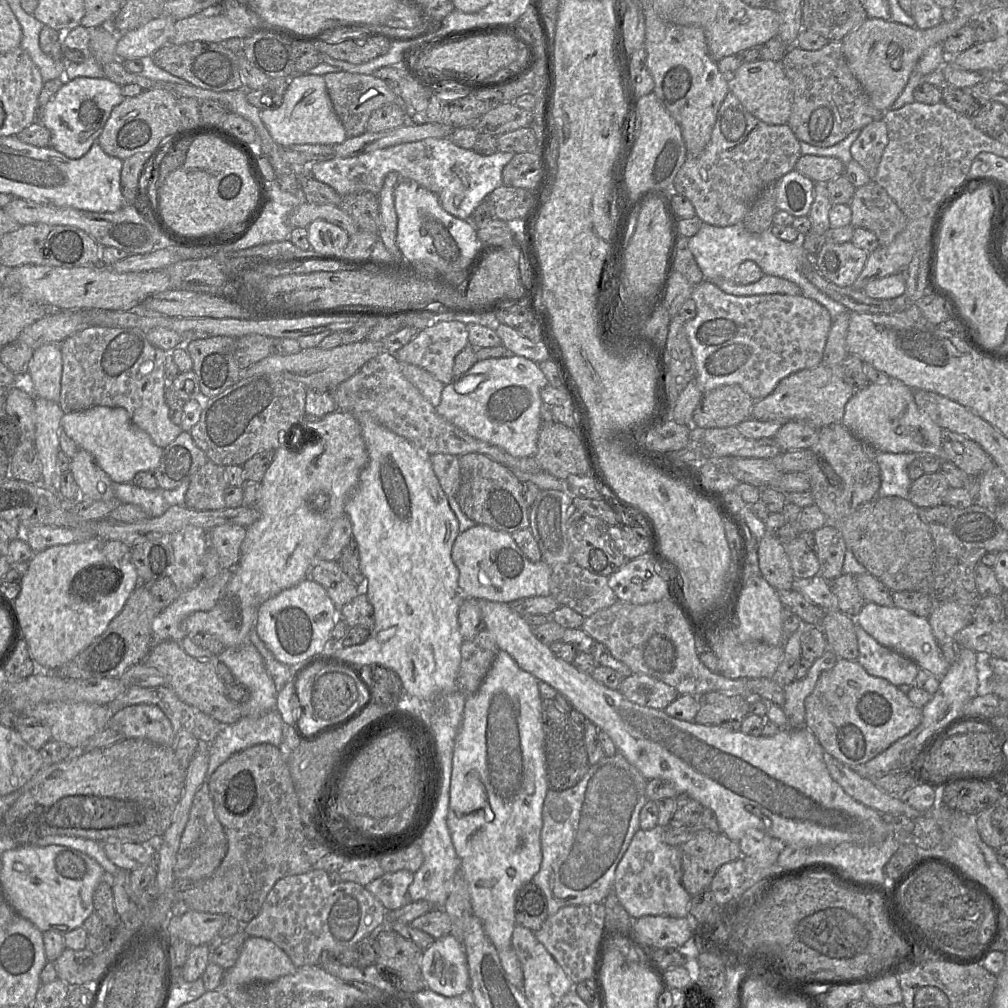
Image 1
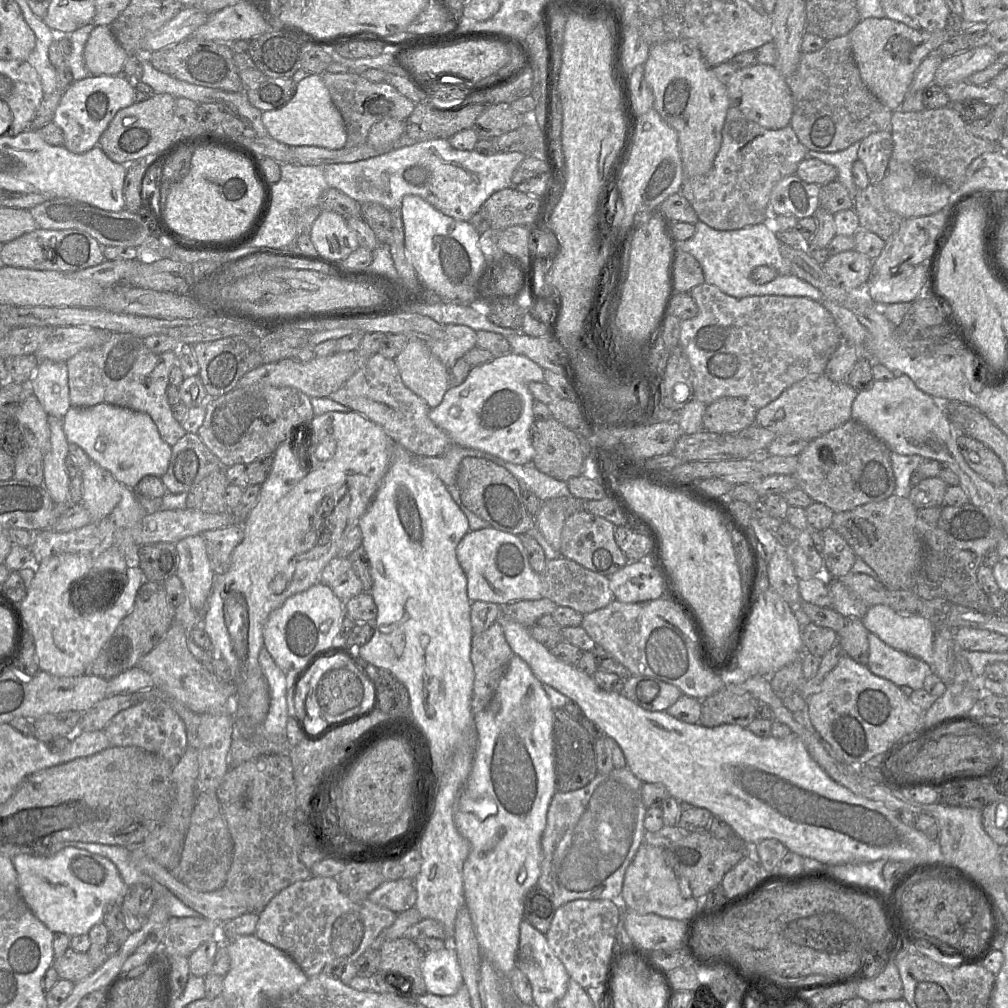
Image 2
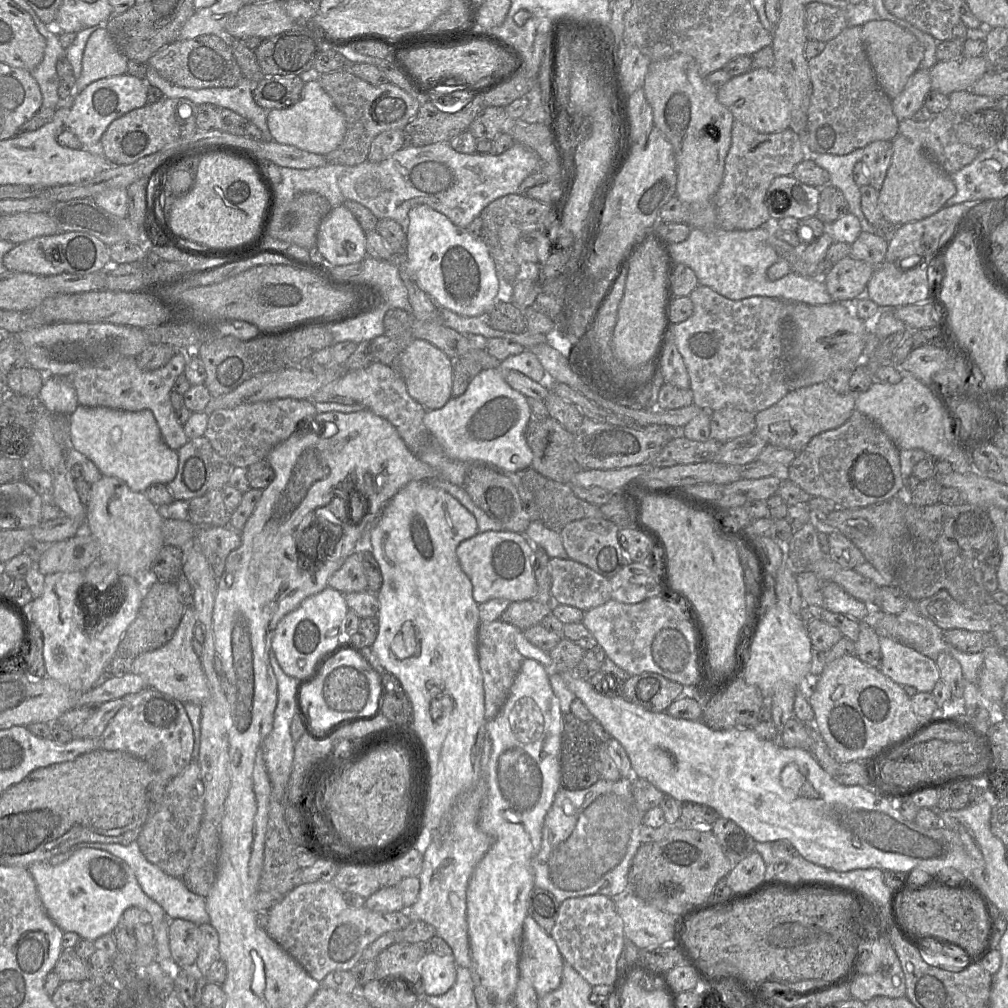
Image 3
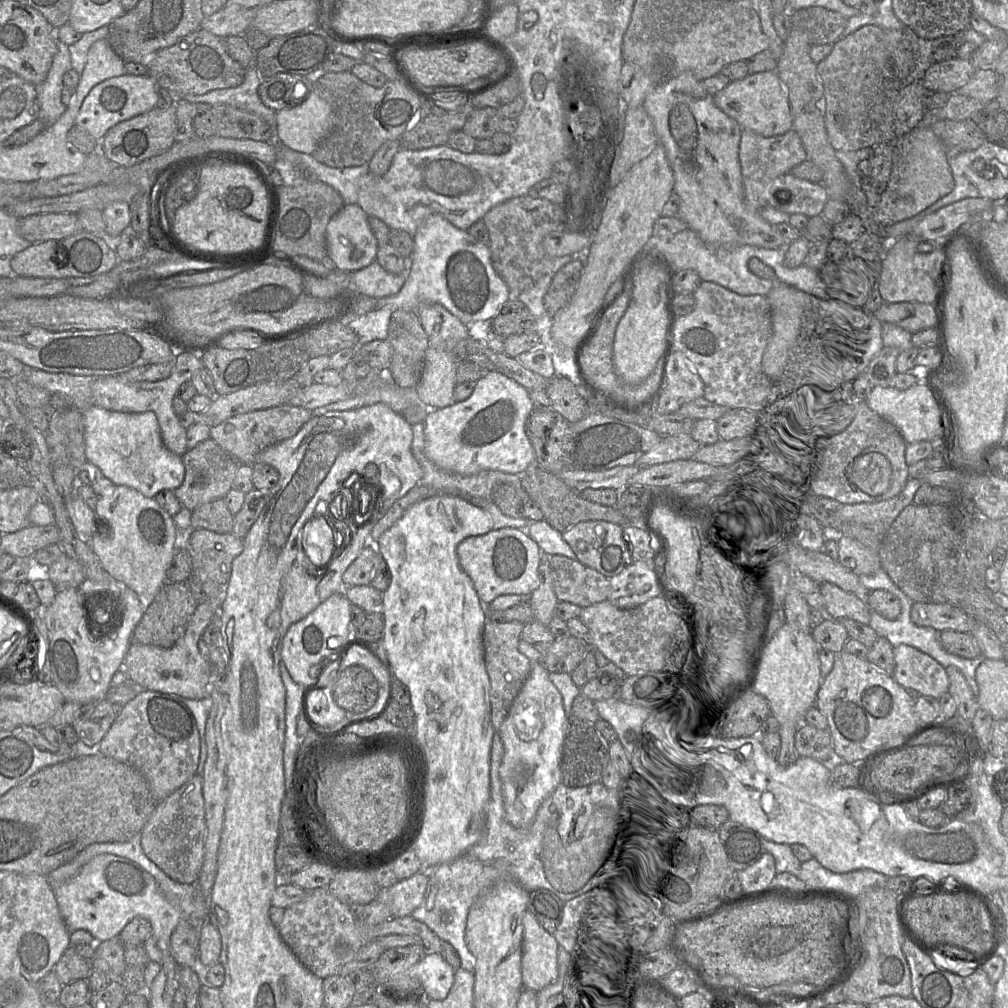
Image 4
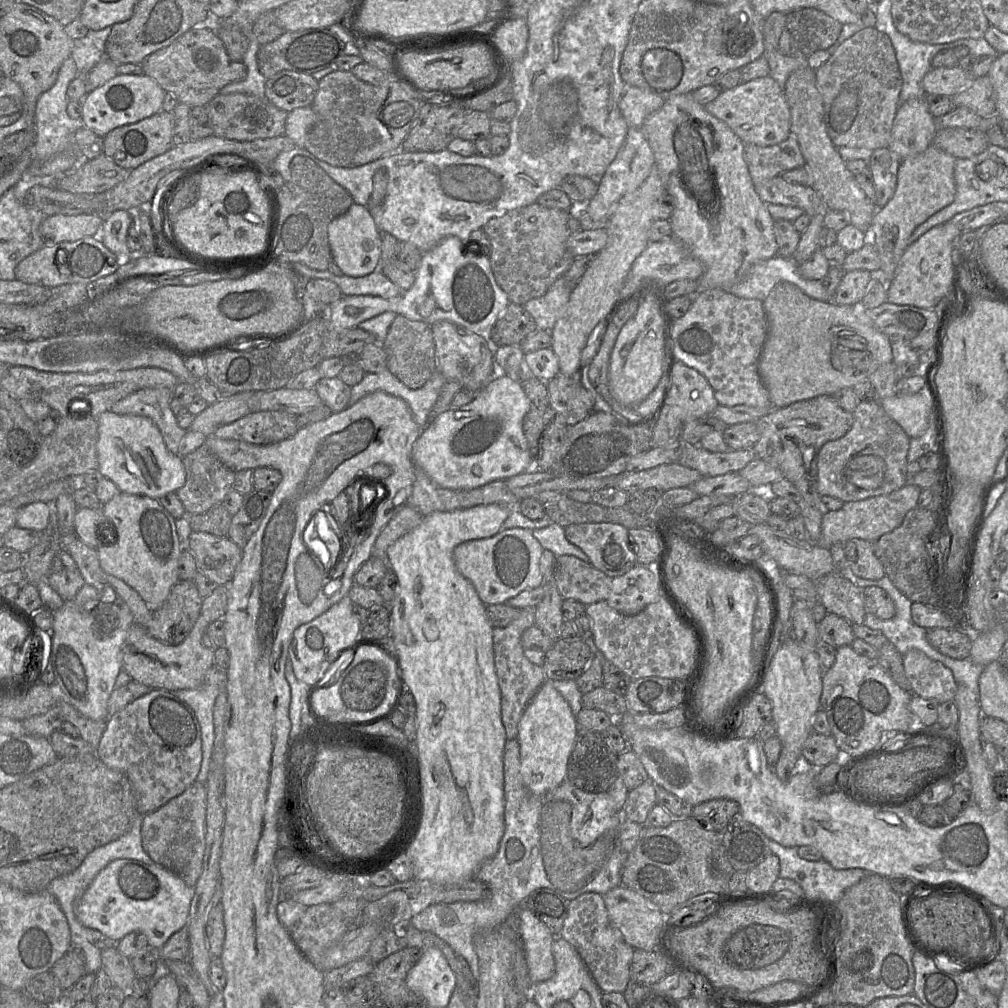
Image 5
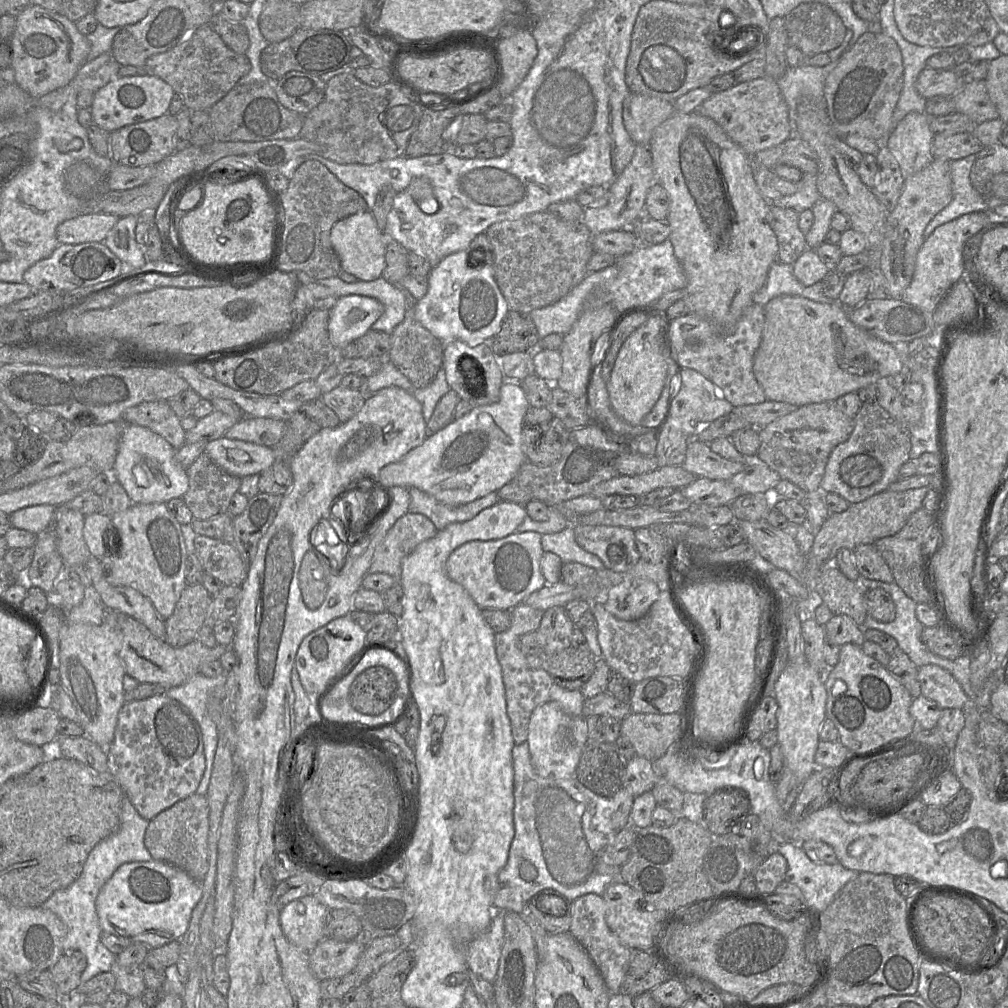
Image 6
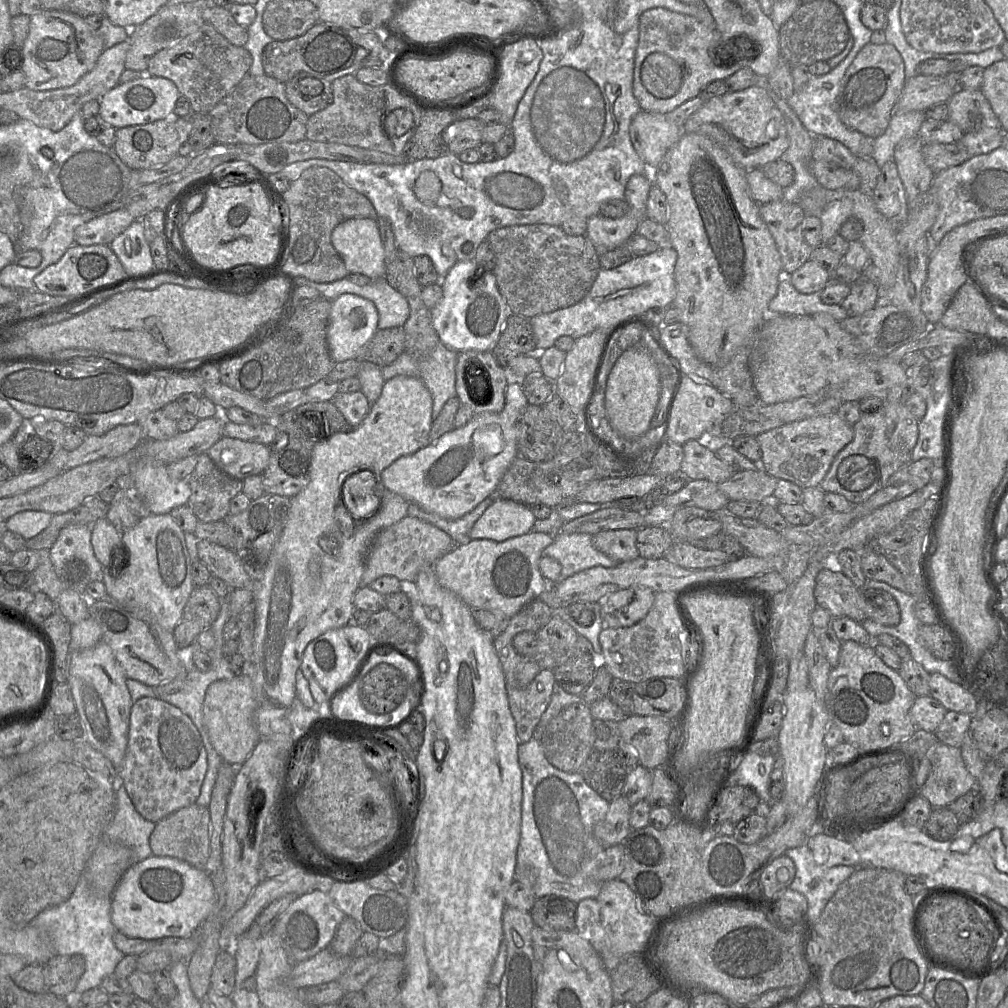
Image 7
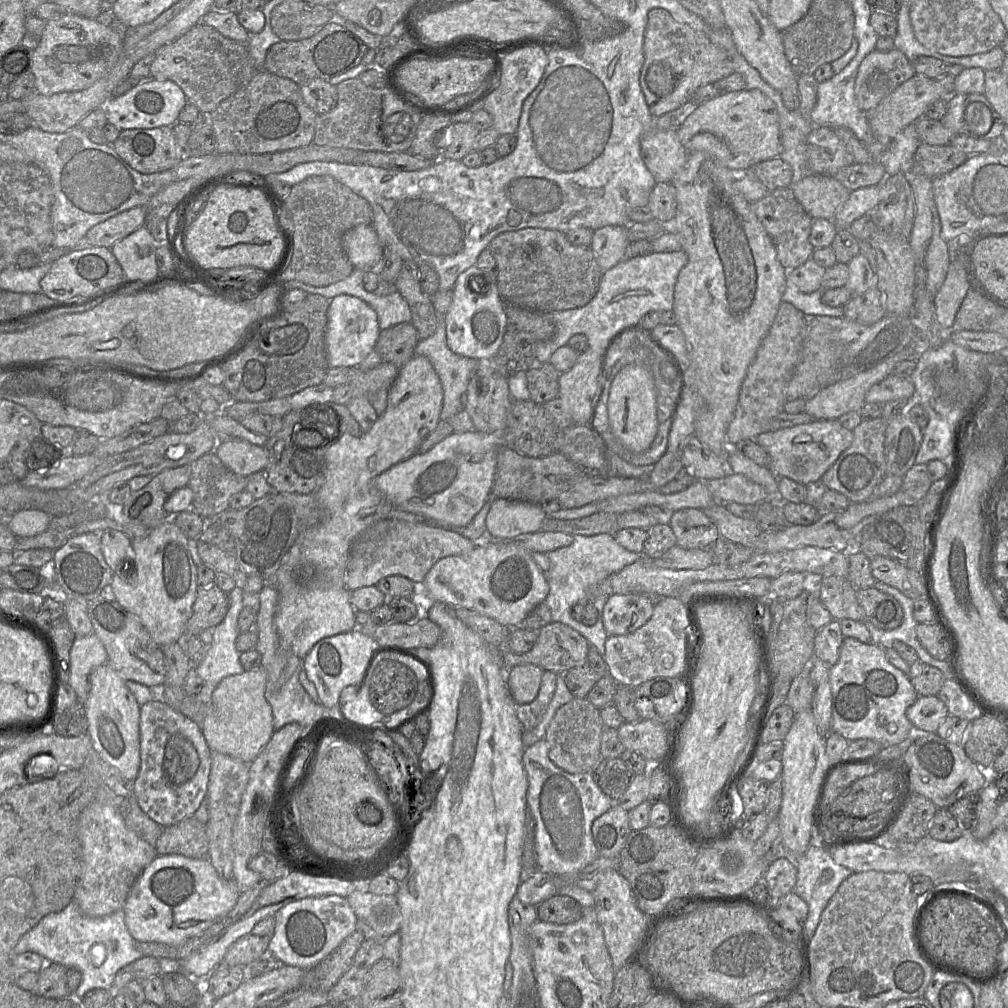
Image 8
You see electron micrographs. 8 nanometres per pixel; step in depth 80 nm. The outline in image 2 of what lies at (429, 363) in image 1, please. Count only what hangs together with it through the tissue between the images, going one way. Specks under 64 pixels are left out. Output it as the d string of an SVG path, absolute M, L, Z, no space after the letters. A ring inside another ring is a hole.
M449 324L445 326L442 339L425 343L447 368L451 368L459 358L477 346L476 342L475 330L465 325Z

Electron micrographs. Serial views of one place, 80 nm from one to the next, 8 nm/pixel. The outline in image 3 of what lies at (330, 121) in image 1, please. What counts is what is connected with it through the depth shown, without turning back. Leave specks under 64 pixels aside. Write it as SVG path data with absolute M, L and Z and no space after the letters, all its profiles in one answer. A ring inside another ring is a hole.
M318 80L304 84L301 97L294 105L270 110L267 114L267 125L273 141L320 155L334 151L341 144L346 133L344 115L337 109Z

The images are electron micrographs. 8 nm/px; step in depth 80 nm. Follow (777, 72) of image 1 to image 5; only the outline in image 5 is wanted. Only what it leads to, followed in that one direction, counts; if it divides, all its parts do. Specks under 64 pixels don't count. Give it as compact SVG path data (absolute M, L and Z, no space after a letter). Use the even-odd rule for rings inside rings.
M770 75L742 82L722 91L704 107L710 114L725 122L744 144L772 146L791 134L791 113L784 90Z

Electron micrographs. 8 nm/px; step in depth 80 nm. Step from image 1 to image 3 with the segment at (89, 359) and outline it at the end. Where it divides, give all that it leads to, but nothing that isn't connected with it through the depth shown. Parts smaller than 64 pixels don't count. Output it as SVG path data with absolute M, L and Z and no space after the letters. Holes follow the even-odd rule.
M176 351L176 353L173 355L173 357L161 368L153 370L153 371L143 371L141 370L138 365L137 365L137 357L126 357L126 358L122 358L118 361L116 361L115 363L113 363L110 366L106 366L106 367L88 367L88 368L83 368L80 369L76 372L74 372L73 374L70 374L69 376L62 376L62 377L66 377L69 378L69 381L71 382L71 384L73 385L75 391L76 391L76 396L77 396L77 400L78 400L78 404L81 406L86 406L86 407L107 407L107 408L112 408L115 410L124 410L124 411L128 411L128 412L138 412L138 411L142 411L142 410L150 410L153 415L154 418L157 422L157 425L159 427L160 433L161 433L161 437L164 441L164 443L172 450L174 451L178 451L182 446L184 446L187 442L188 442L188 438L185 435L183 426L180 425L178 423L178 421L176 420L175 417L175 411L171 405L171 401L170 401L170 392L172 391L173 385L175 383L175 380L184 373L184 368L185 368L185 364L186 364L186 351Z

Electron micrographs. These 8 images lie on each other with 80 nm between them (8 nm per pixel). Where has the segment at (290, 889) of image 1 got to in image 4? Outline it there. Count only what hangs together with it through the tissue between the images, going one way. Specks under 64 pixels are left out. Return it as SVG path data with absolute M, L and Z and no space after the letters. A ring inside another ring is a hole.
M327 888L308 891L303 900L285 908L277 929L303 966L321 979L338 975L365 944L383 936L396 934L417 937L427 952L440 953L442 942L427 925L412 915L391 917L371 929L365 929L356 921L349 906L330 894Z

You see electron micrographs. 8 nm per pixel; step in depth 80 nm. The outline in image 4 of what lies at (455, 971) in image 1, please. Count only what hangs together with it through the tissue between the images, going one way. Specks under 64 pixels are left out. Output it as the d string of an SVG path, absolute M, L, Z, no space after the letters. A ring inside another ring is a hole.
M427 952L413 966L413 975L421 983L426 999L444 1000L455 981L455 970L437 952Z

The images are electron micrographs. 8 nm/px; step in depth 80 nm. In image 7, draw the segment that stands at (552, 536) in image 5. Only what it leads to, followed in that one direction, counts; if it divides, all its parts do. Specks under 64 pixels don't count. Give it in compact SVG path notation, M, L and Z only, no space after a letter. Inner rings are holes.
M558 533L553 542L543 550L543 556L557 560L561 573L556 583L583 570L595 567L614 567L617 563L593 545L593 535L588 533Z

